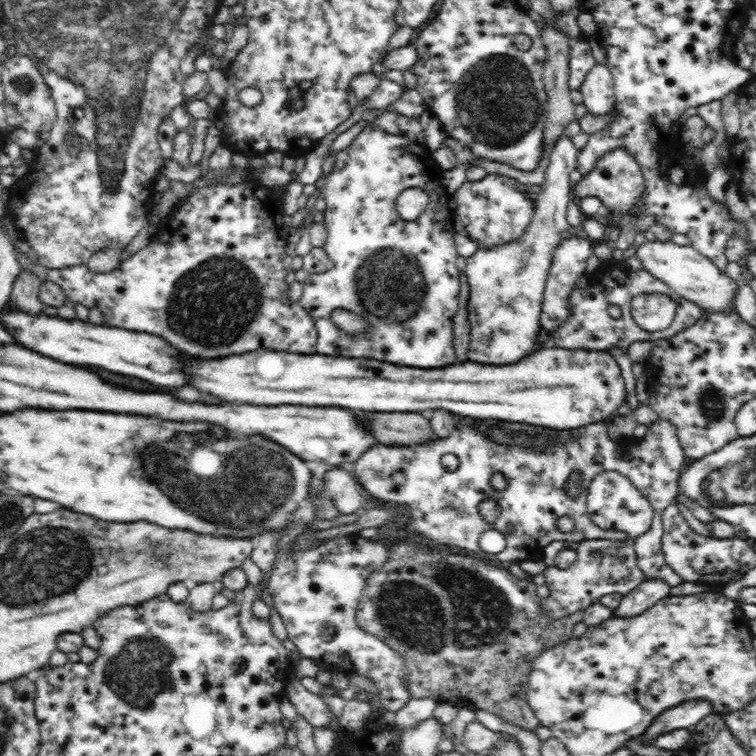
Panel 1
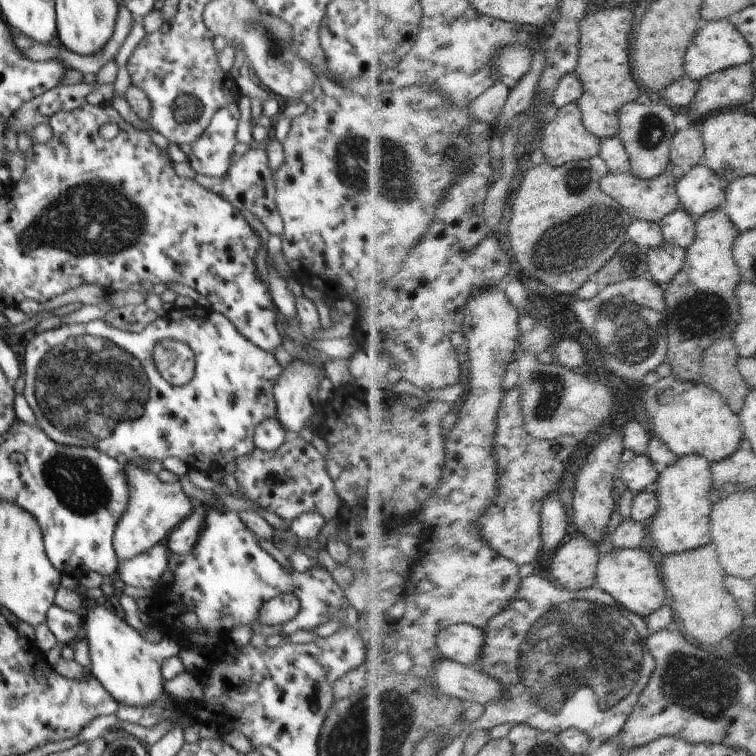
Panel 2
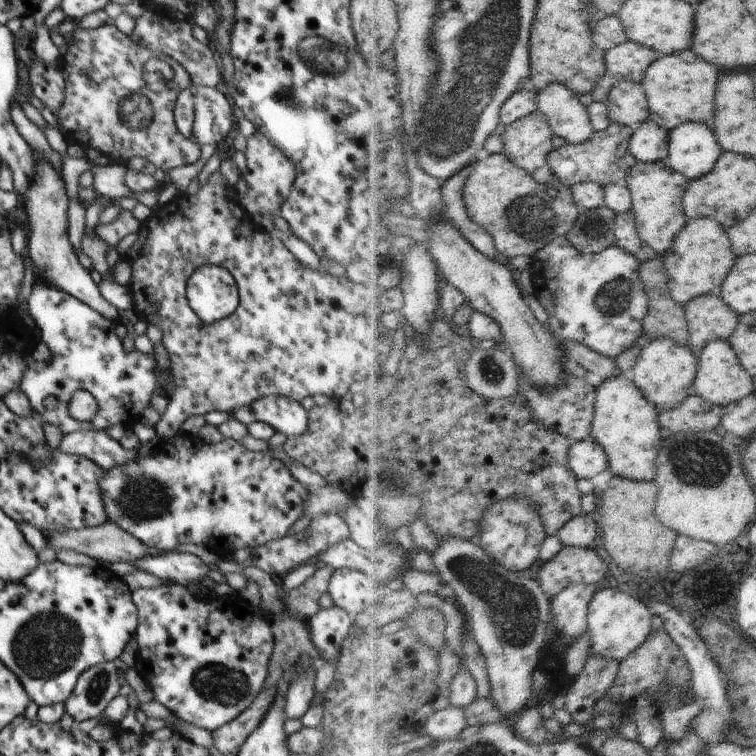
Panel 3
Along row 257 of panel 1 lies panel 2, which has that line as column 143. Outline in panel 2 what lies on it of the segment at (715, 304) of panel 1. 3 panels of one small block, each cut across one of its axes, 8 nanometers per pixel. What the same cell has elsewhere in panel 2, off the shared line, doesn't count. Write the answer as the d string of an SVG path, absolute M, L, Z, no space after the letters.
M88 601L85 610L81 617L91 661L88 671L112 698L120 705L143 707L166 696L166 682L161 676L160 666L164 660L177 656L181 650L178 642L166 633L161 642L144 640L140 632L128 626L109 604Z

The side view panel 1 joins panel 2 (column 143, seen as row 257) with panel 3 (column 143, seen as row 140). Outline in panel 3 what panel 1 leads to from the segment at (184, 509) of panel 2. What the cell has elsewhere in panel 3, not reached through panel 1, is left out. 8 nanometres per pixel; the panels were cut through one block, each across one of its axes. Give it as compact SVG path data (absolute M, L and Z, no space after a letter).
M174 551L159 553L156 556L146 555L134 564L140 571L187 587L192 581L203 579L210 570L198 556Z

